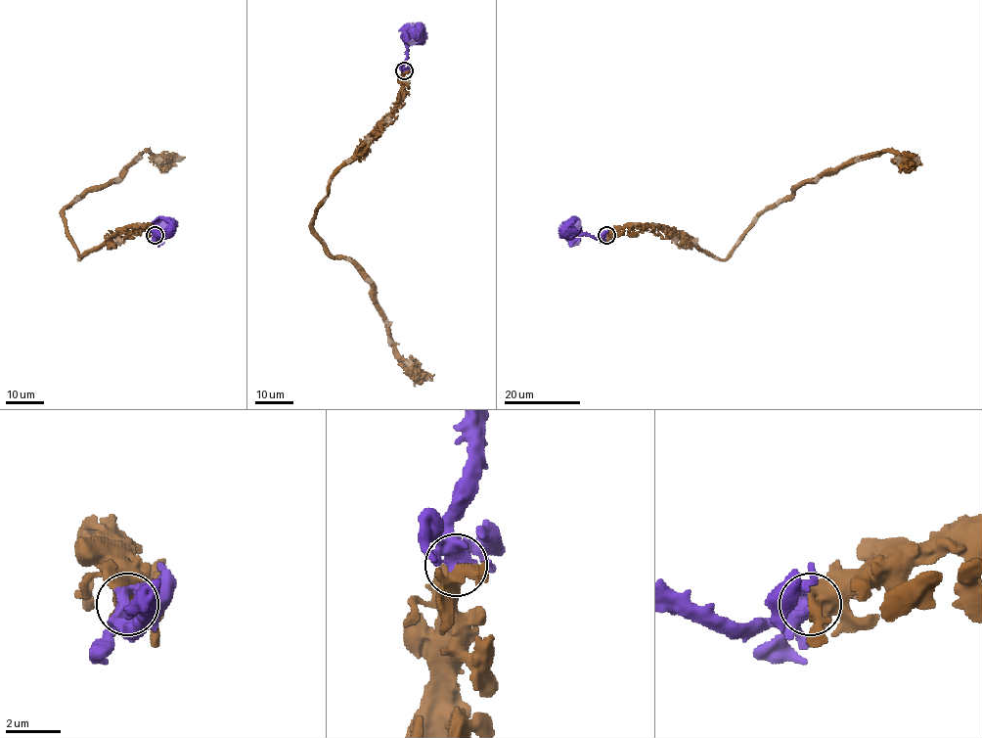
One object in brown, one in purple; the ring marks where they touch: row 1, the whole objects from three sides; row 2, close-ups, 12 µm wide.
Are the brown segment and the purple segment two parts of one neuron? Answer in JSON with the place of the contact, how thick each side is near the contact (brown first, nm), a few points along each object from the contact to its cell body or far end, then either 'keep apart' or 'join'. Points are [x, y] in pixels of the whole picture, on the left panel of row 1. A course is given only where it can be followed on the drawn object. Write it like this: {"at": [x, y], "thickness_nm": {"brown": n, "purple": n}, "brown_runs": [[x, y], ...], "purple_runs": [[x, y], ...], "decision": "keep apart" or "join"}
{"at": [155, 235], "thickness_nm": {"brown": 440, "purple": 550}, "brown_runs": [[155, 234], [151, 227], [125, 226], [80, 258], [64, 211], [84, 193], [111, 182], [145, 152], [183, 160]], "purple_runs": [[155, 235], [156, 238], [167, 229]], "decision": "join"}

